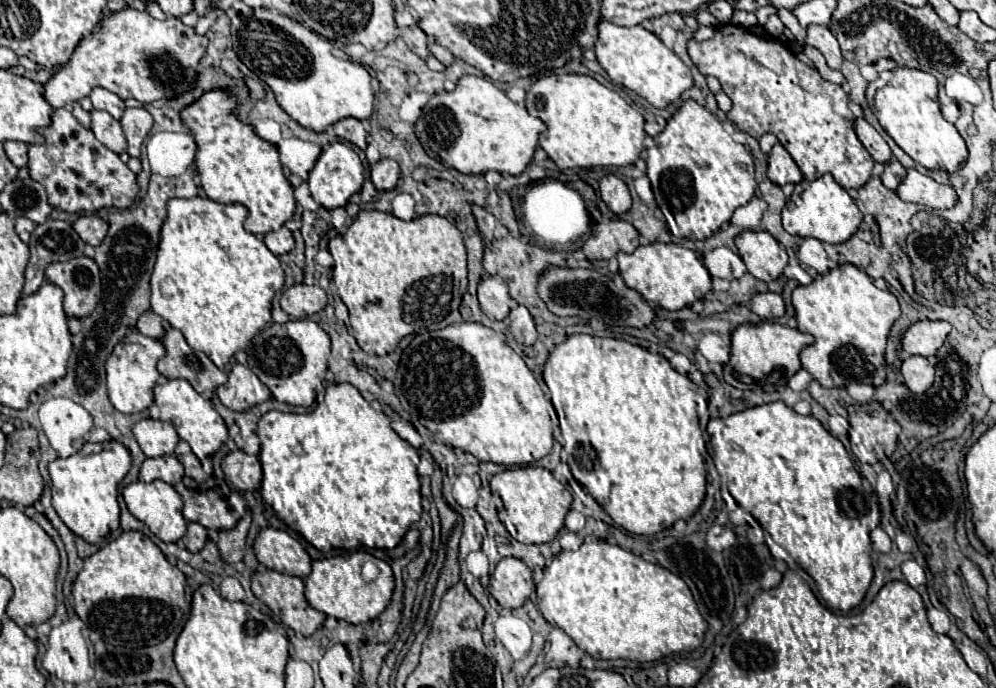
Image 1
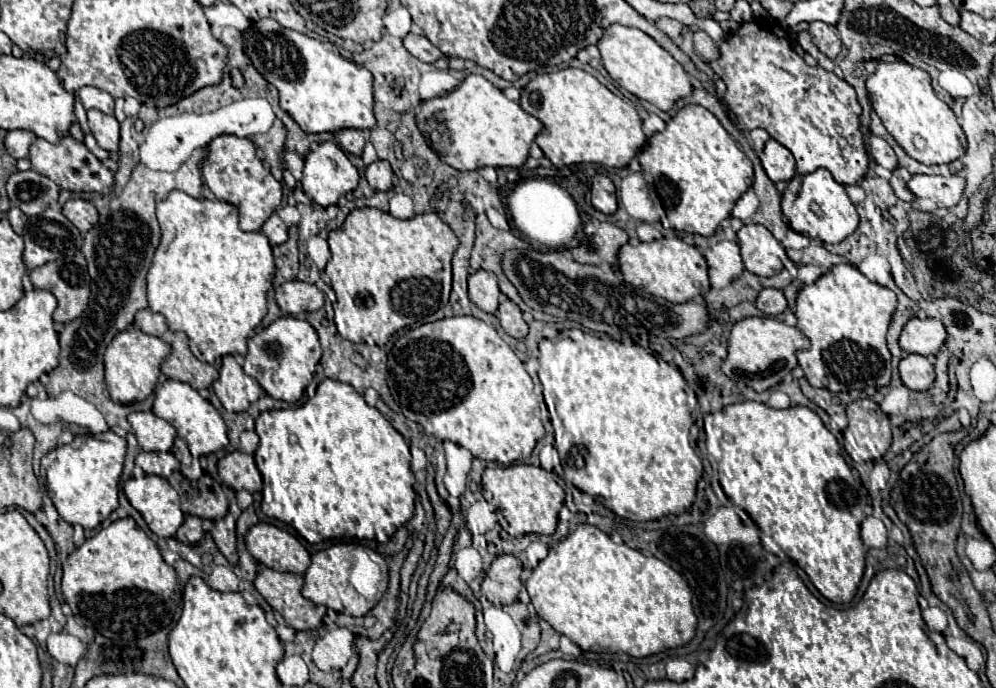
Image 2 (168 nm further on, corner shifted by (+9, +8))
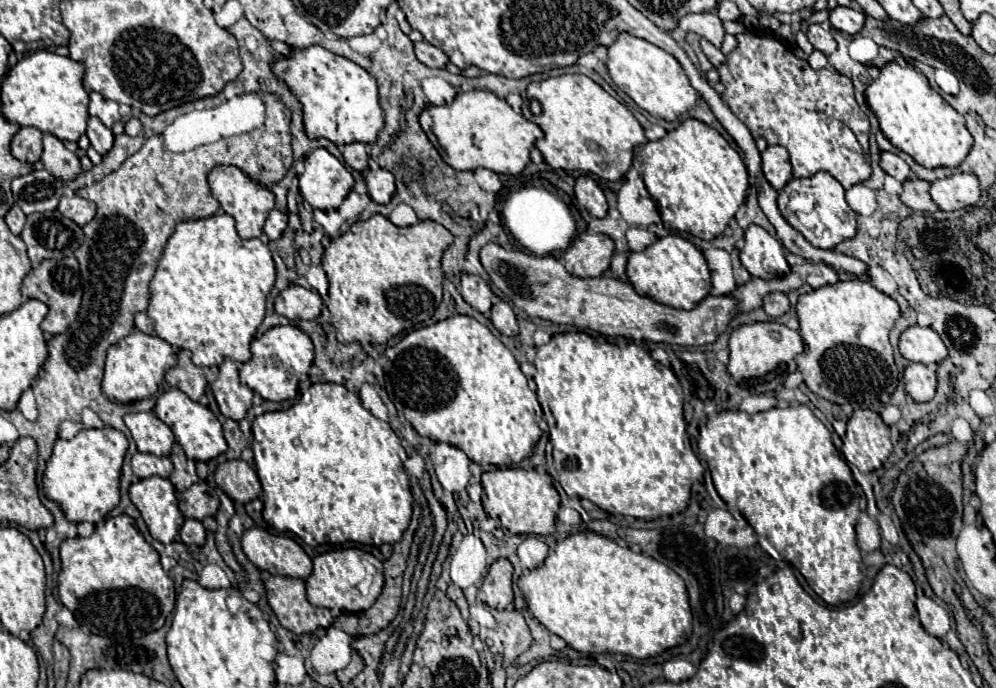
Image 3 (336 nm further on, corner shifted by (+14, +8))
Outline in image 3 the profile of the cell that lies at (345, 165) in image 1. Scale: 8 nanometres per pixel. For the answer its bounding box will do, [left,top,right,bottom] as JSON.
[300,149,354,209]

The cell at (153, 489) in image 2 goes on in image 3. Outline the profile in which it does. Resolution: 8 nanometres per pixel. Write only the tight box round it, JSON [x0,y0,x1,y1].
[130,477,184,543]

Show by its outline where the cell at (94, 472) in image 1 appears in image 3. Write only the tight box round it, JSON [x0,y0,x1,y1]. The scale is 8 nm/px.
[46,429,128,523]

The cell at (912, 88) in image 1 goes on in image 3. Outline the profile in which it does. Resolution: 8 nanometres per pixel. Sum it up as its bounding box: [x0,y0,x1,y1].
[866,61,974,167]

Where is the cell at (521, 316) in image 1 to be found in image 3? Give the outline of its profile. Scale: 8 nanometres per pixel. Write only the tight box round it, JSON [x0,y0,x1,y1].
[490,301,518,337]

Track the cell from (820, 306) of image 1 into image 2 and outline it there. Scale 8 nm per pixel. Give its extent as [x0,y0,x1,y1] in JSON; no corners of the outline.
[797,263,897,391]

